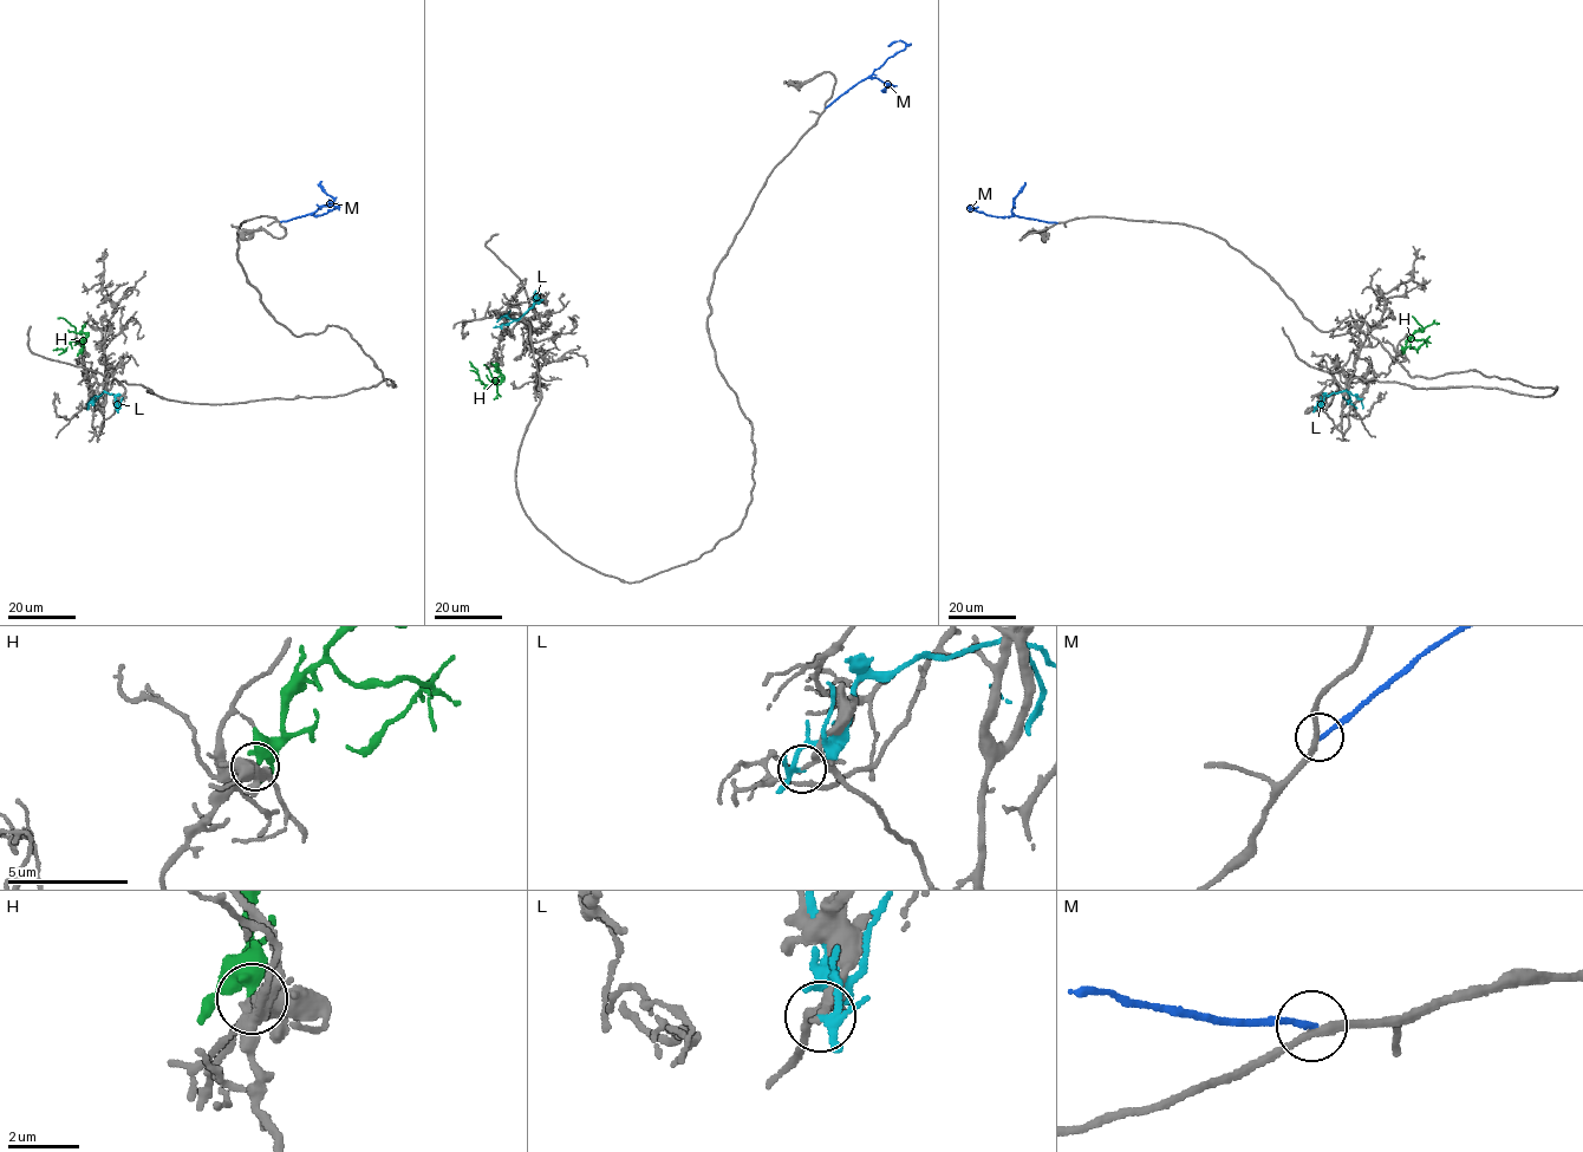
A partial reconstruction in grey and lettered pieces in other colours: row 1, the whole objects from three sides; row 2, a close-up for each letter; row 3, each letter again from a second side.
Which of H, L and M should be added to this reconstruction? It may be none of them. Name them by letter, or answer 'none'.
H

